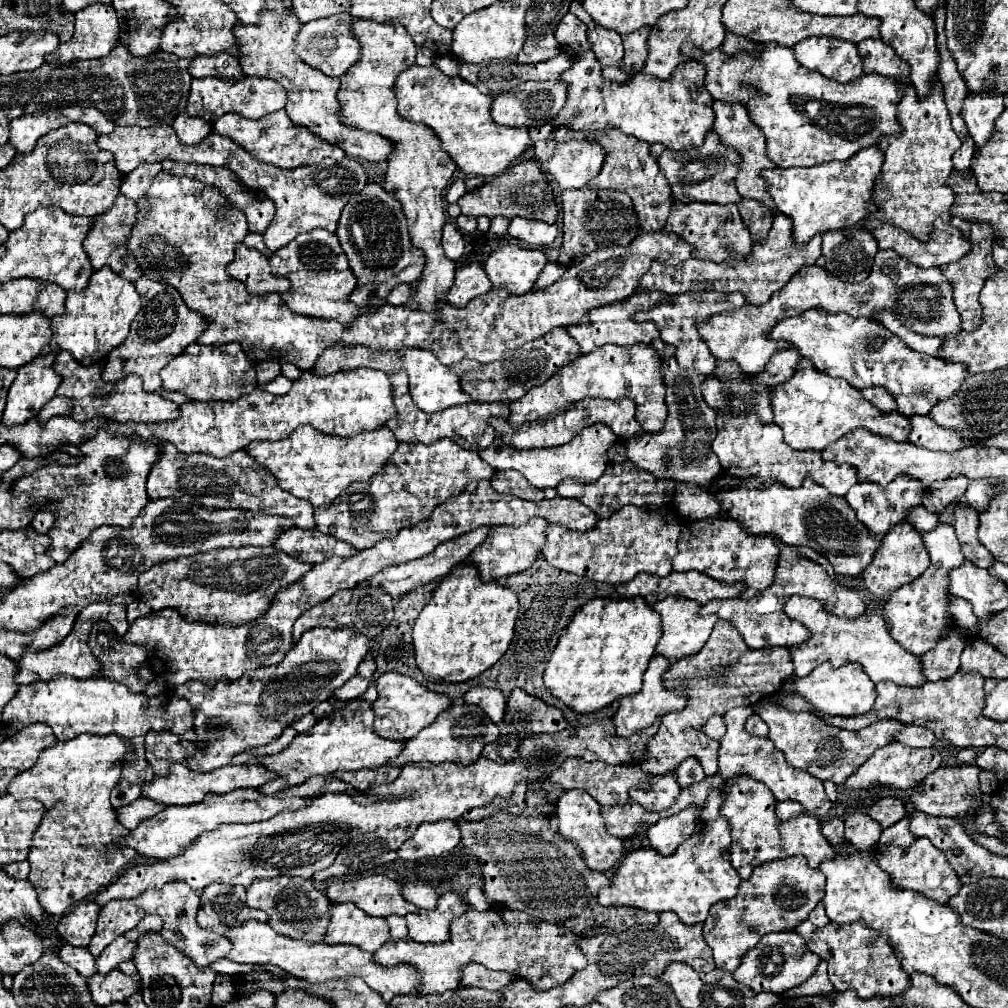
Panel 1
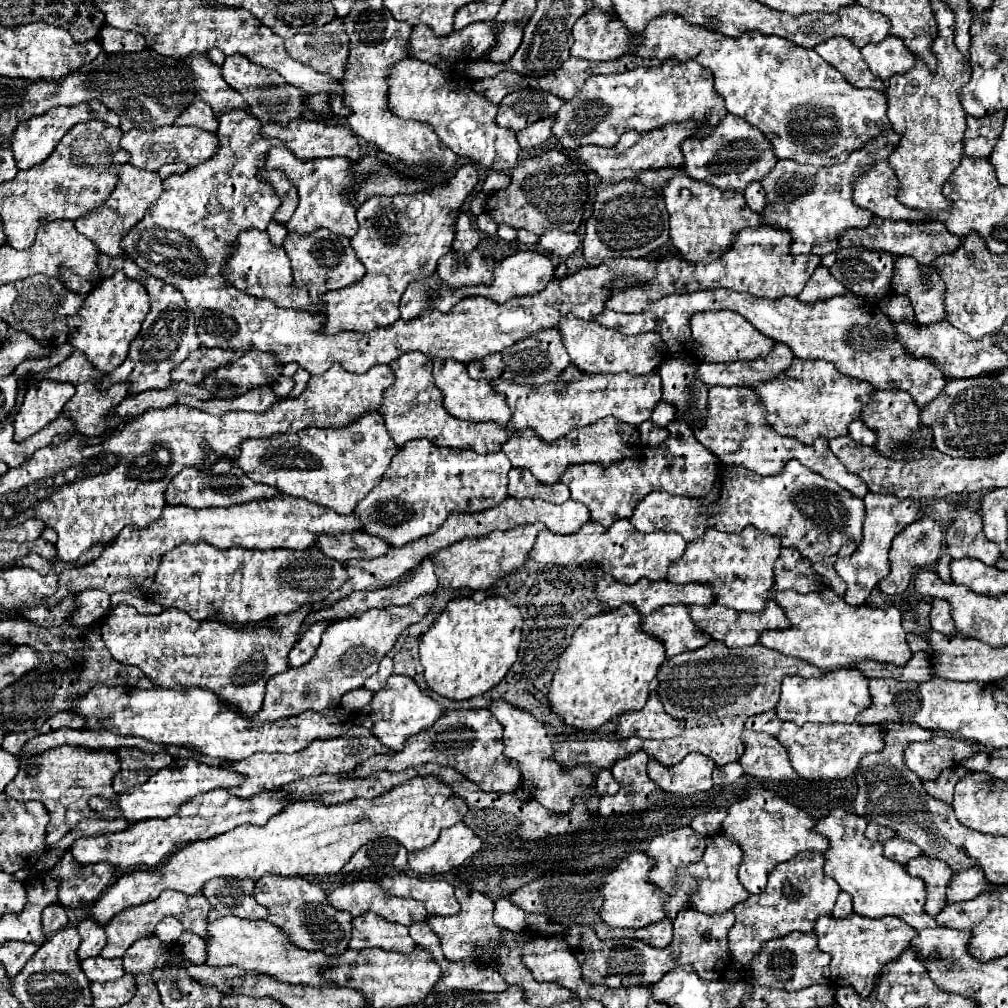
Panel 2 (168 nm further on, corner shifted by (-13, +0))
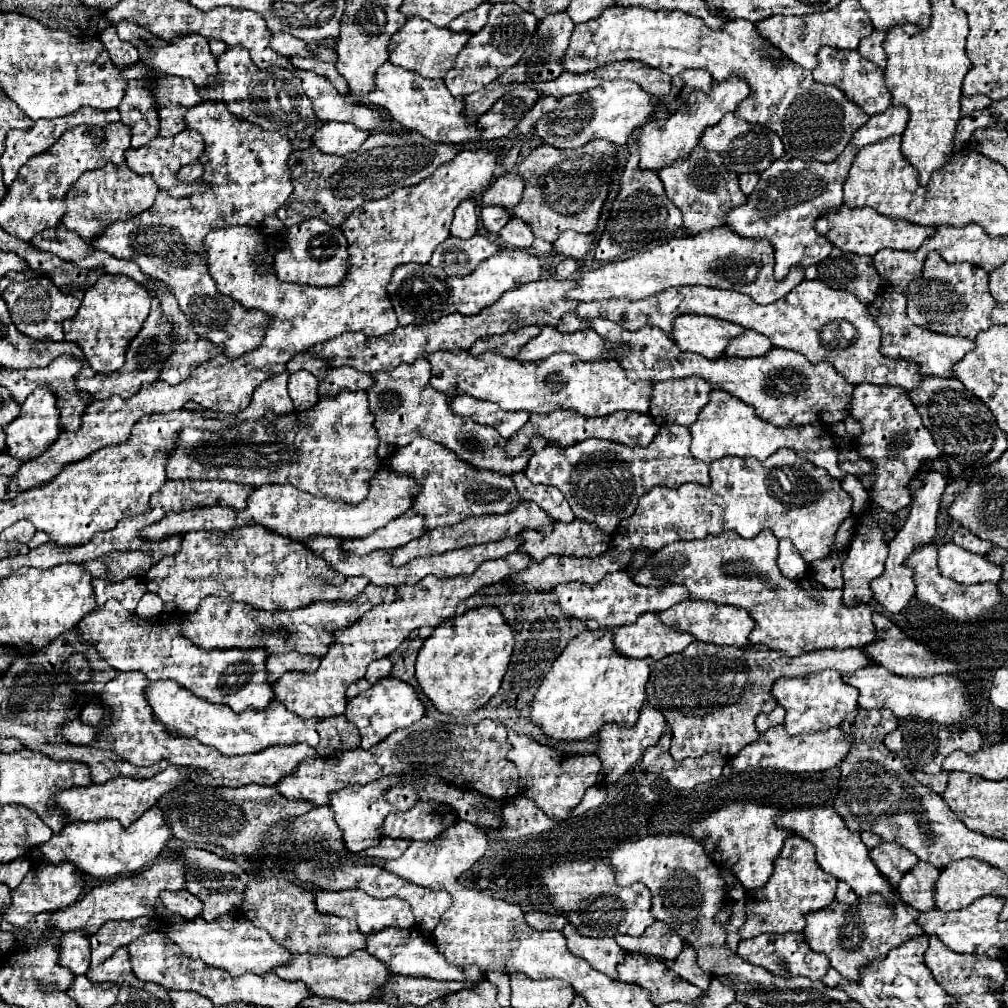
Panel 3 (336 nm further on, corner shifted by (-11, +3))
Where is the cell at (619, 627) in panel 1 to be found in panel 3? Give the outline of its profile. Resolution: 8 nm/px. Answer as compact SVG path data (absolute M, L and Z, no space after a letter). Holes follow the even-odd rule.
M583 630L553 662L551 672L535 692L531 720L549 738L567 742L585 740L609 722L625 728L633 726L645 702L647 678L649 660L629 660L615 652L611 630Z

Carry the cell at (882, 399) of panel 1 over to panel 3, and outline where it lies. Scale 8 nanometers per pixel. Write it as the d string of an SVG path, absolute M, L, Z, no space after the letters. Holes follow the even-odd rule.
M857 384L851 398L849 414L853 420L861 424L861 436L855 438L855 448L859 458L871 460L875 470L865 476L857 476L865 490L869 492L869 500L879 508L897 514L899 510L911 504L909 480L917 474L919 466L925 460L935 460L941 456L933 436L921 424L921 416L911 404L907 392L903 388L875 386L875 384Z

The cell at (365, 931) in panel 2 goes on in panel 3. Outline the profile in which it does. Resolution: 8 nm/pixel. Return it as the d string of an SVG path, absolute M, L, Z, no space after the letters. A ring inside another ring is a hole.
M387 928L387 930L381 930L377 934L369 934L367 936L367 952L371 956L375 956L377 960L385 962L391 974L415 976L415 978L433 978L433 980L469 980L469 982L485 980L485 974L475 964L469 964L467 968L449 964L443 958L443 954L437 950L437 946L417 930Z

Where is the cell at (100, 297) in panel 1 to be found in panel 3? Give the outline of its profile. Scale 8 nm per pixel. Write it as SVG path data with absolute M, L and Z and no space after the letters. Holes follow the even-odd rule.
M103 274L99 276L97 284L85 290L79 312L71 320L63 322L65 340L79 344L93 372L115 372L123 366L127 346L143 328L143 322L149 316L149 308L149 292L135 280L127 276Z

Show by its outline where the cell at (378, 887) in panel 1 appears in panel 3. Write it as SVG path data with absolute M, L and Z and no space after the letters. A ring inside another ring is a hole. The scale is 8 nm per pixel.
M343 890L343 892L315 892L315 906L317 912L327 912L327 914L335 914L341 918L353 918L359 926L361 934L373 934L373 932L381 932L385 928L413 928L413 912L409 908L409 904L401 898L373 898L367 892L361 890Z

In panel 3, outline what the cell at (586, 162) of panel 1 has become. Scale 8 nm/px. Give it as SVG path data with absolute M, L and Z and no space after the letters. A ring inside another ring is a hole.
M729 76L729 80L723 80L723 82L713 80L709 94L693 92L689 96L689 100L685 104L681 104L681 108L677 108L671 118L649 120L645 126L637 128L635 138L637 138L639 150L641 150L639 166L657 172L663 166L669 166L675 160L683 160L685 156L689 156L689 152L699 144L701 132L705 132L705 128L711 128L713 124L717 124L727 112L737 112L737 106L741 104L741 100L745 100L749 96L749 92L751 92L749 84L745 84L745 80L741 80L739 76Z

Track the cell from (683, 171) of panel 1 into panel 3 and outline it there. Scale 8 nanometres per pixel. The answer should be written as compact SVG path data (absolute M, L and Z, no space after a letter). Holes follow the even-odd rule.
M727 114L725 120L721 120L717 126L707 128L705 134L701 136L701 144L709 150L719 152L723 156L725 166L737 174L745 174L745 172L761 174L763 170L767 170L771 166L773 160L781 158L785 152L783 142L775 132L771 132L769 128L765 128L761 124L749 124L733 114Z

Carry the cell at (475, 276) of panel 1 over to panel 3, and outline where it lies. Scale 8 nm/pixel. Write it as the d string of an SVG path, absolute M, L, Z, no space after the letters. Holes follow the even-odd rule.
M481 234L469 240L449 236L435 248L429 264L435 268L443 268L449 276L467 276L481 264L481 260L493 256L495 252L497 246Z

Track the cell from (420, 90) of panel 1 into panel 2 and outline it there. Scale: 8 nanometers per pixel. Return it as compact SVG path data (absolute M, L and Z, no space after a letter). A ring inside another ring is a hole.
M411 57L399 61L389 71L389 109L401 119L433 125L443 145L483 169L509 173L517 165L519 143L515 131L501 129L495 123L497 105L483 99L483 95L473 91L471 83L457 79L451 71L431 67L431 63Z

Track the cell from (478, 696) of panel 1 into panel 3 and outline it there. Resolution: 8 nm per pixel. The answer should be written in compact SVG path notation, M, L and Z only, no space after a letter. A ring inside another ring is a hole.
M509 730L509 742L513 744L513 750L507 754L507 758L517 766L519 776L521 776L519 796L533 800L555 822L567 820L571 812L575 810L575 806L583 800L585 790L597 784L601 760L597 760L595 754L573 756L573 758L565 758L563 762L563 758L559 758L555 750L549 750L547 746L537 744L531 736L515 734Z

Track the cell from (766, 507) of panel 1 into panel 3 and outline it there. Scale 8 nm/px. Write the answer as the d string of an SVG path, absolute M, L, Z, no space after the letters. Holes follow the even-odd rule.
M779 448L765 462L725 456L711 464L709 486L689 482L673 490L653 488L649 494L641 496L637 512L625 520L625 524L619 524L609 542L609 550L597 558L549 556L543 562L531 562L525 572L509 580L527 592L549 592L563 582L585 582L593 586L609 572L627 570L633 552L639 548L657 552L673 540L705 538L721 530L733 530L743 538L771 530L777 538L789 538L803 560L811 564L829 554L829 544L835 540L839 524L851 514L851 504L851 496L839 486L837 478L831 478L809 460L799 458L791 448Z

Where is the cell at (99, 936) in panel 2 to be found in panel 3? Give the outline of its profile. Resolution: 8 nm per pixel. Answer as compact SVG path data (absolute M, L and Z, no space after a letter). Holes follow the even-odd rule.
M65 932L59 944L59 964L69 968L75 976L89 970L89 938L81 932Z

